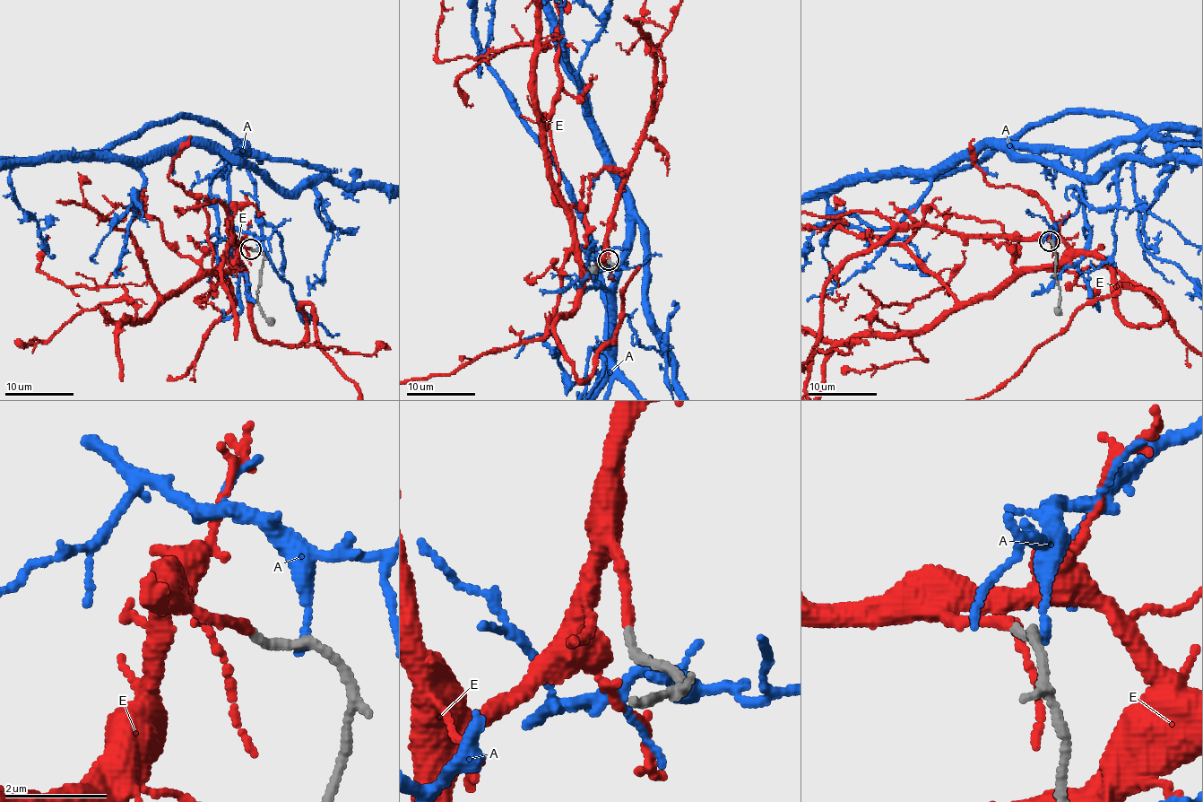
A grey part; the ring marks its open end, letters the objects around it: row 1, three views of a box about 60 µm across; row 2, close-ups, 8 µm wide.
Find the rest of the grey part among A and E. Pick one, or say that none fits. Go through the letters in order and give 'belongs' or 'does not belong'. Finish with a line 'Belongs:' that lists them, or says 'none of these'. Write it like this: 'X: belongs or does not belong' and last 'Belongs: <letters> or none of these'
A: does not belong
E: belongs
Belongs: E

